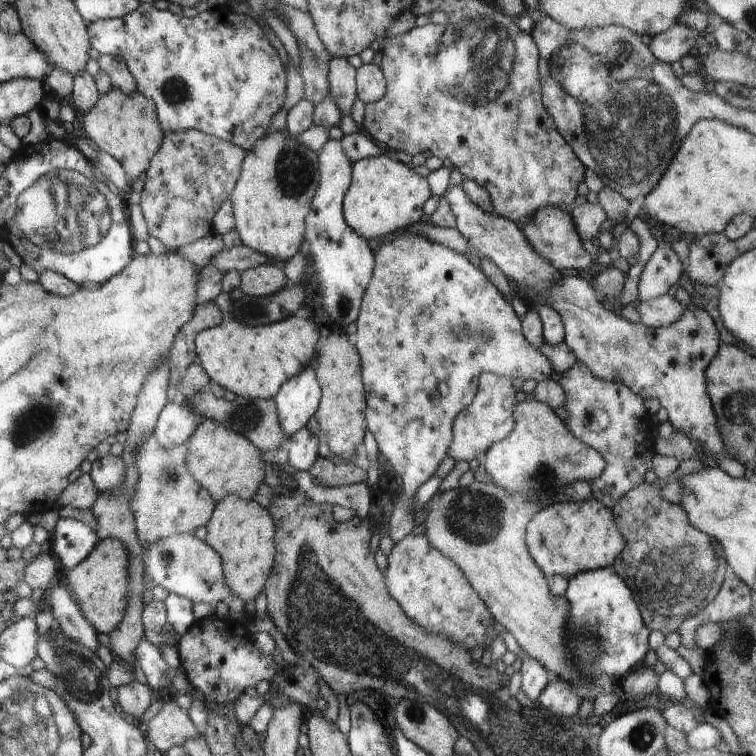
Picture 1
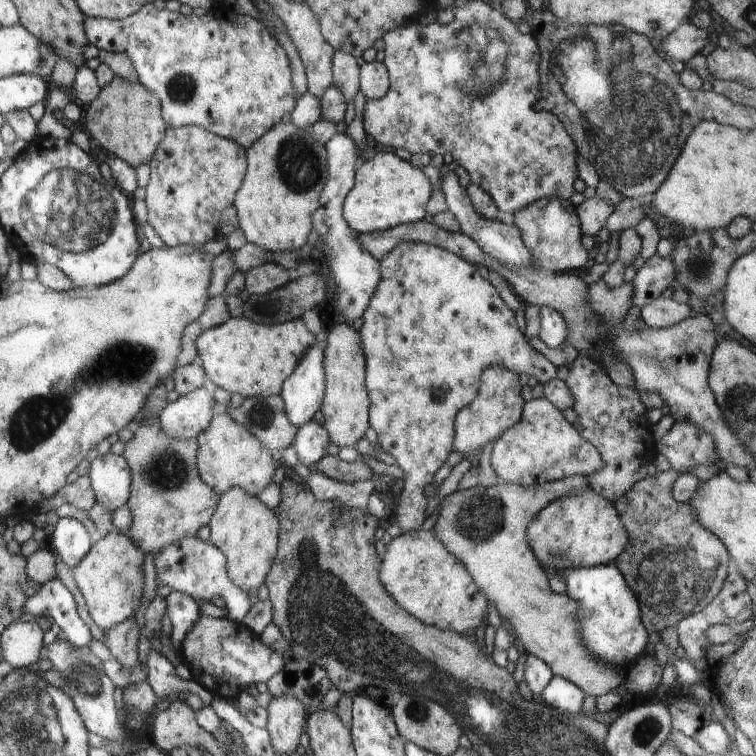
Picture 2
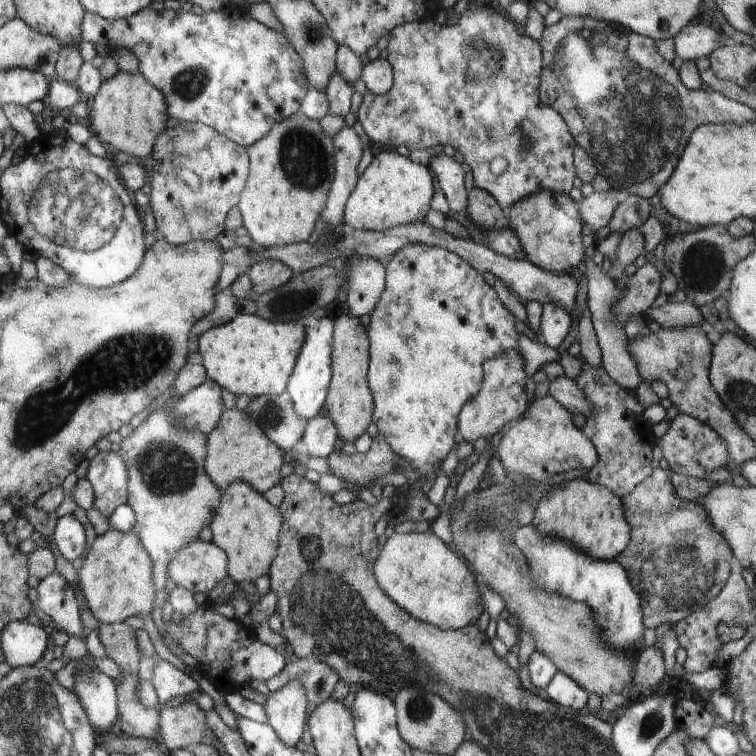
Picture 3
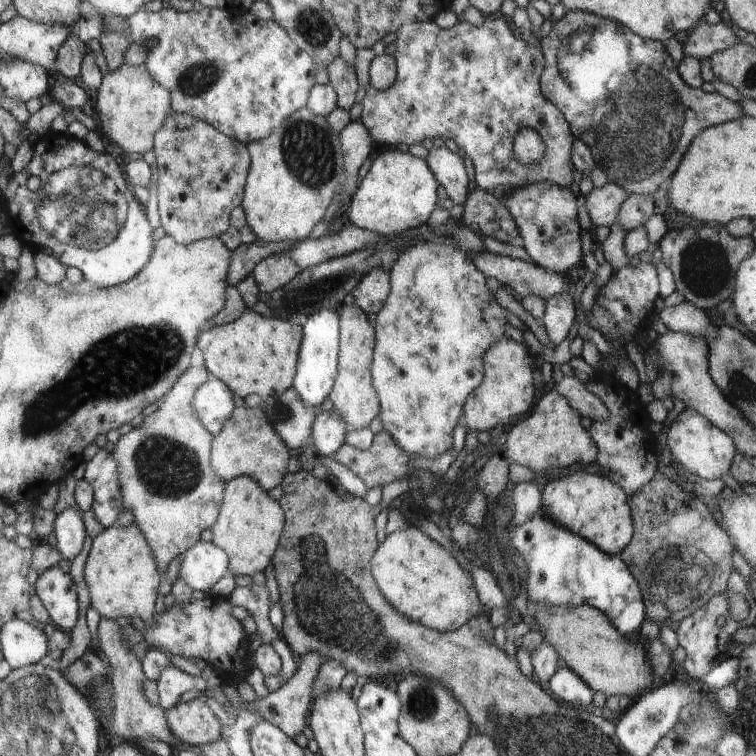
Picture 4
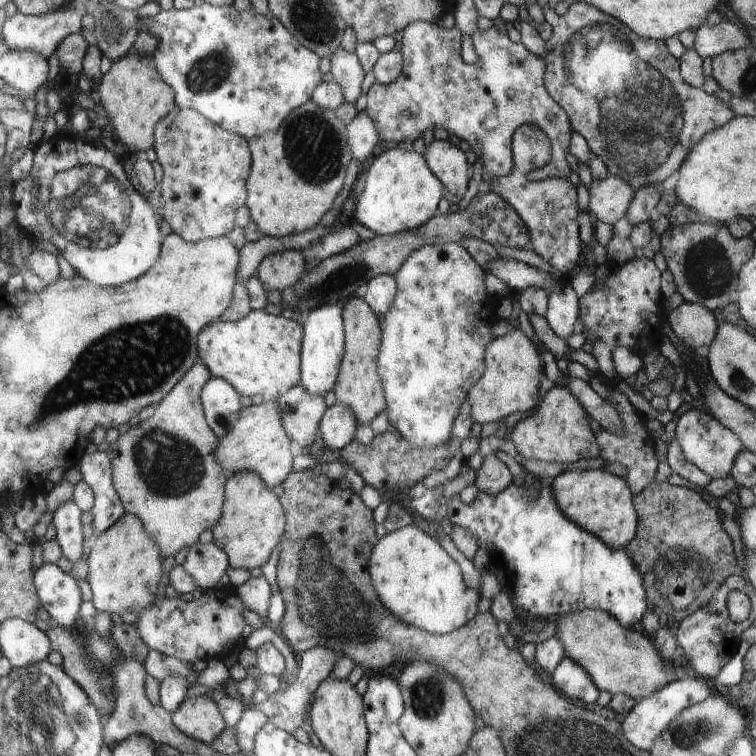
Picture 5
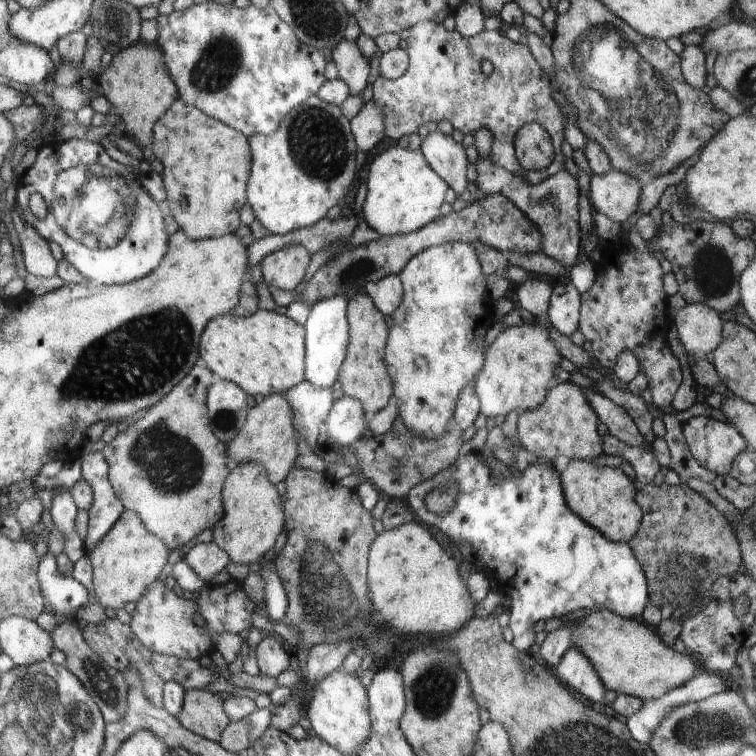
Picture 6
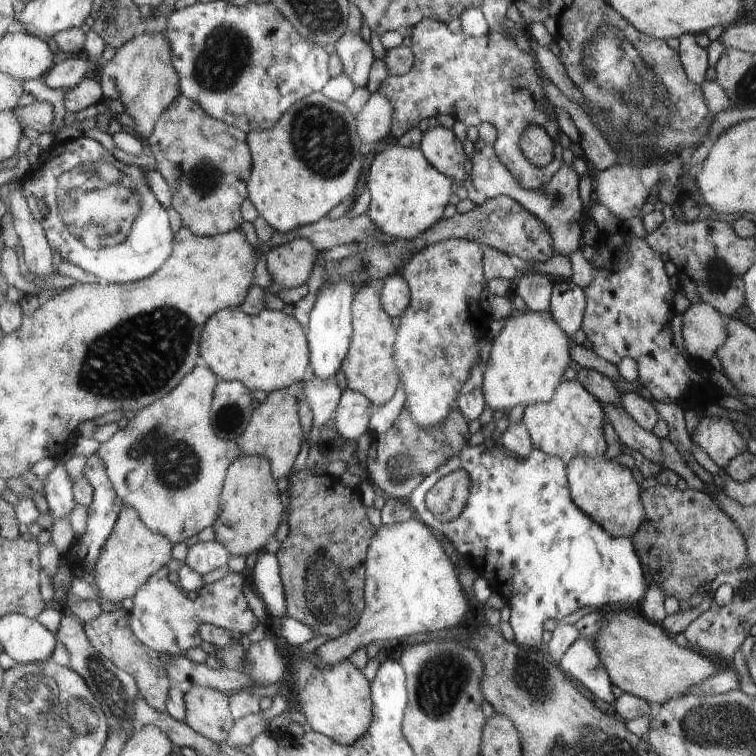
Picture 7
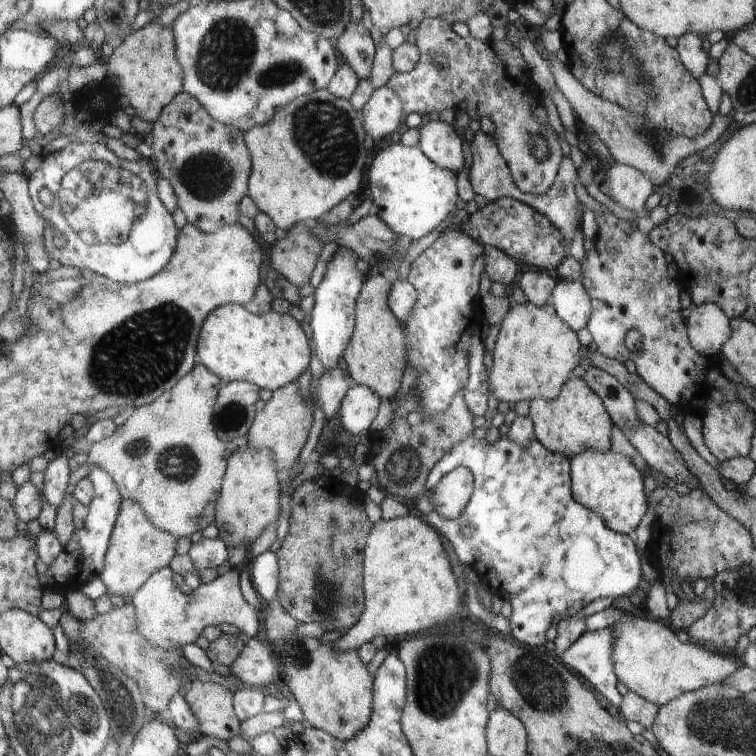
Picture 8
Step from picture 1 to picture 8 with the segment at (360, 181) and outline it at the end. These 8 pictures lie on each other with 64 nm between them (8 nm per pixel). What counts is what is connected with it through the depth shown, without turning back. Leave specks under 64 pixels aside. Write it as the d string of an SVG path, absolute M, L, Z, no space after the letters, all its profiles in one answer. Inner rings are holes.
M392 144L373 161L368 172L368 195L373 200L371 214L382 218L396 236L418 240L430 234L454 210L456 200L460 200L456 194L456 172L432 162L418 145Z

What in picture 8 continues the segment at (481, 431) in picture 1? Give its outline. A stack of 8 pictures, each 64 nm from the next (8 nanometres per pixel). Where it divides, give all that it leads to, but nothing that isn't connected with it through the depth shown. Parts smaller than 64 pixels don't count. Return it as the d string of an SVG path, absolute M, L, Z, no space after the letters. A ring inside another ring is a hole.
M532 302L515 303L508 310L501 326L497 330L497 339L493 346L493 361L490 368L488 382L490 389L499 402L506 402L513 407L517 402L524 400L534 400L534 398L544 398L544 400L554 400L561 393L562 386L565 385L568 374L572 368L580 362L580 340L574 330L558 316L557 311L551 303L544 306L534 306Z

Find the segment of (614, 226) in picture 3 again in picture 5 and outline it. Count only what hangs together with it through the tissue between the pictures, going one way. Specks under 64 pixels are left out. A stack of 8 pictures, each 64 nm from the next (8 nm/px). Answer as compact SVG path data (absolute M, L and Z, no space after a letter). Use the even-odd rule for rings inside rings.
M678 170L668 176L662 184L646 184L642 188L635 189L634 198L626 212L626 220L633 225L650 221L656 213L656 205L660 201L663 190L675 188L676 182L678 182Z

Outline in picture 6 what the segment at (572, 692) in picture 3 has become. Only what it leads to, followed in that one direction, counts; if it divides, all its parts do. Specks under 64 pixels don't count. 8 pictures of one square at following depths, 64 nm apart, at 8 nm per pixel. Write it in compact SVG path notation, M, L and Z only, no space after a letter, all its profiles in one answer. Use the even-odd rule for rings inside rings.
M572 645L555 666L558 680L590 702L604 702L608 688L602 684L596 668L578 646Z

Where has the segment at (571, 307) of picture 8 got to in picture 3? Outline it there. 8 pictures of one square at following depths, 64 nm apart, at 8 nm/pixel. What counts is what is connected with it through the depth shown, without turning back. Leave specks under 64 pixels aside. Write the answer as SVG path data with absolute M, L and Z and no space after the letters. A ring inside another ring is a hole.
M544 304L537 333L542 336L545 344L556 350L569 342L572 335L572 320L571 312L568 310L556 304Z

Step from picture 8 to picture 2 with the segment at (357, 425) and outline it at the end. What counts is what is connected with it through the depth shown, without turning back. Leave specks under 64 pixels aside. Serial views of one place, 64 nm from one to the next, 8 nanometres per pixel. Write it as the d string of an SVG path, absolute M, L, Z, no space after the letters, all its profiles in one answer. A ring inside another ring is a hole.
M315 419L314 422L306 422L298 427L298 434L294 438L293 446L300 463L308 467L328 454L329 443L328 430L324 428L321 419Z

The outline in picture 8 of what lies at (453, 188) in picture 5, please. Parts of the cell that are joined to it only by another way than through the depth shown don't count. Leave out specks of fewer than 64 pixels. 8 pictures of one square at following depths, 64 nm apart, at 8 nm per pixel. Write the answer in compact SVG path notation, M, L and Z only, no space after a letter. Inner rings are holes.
M430 120L419 127L420 150L442 168L460 172L464 169L465 155L468 148L462 144L453 125L440 120Z

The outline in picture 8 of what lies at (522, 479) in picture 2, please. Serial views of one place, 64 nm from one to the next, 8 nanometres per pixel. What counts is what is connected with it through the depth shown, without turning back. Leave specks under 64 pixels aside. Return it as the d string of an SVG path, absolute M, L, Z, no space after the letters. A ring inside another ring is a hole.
M575 377L565 382L561 388L561 393L554 400L544 400L544 398L534 398L530 402L528 415L534 423L534 434L546 450L566 454L568 458L584 452L584 450L594 450L594 452L609 452L611 446L611 435L613 419L606 410L605 404L588 383L582 378Z

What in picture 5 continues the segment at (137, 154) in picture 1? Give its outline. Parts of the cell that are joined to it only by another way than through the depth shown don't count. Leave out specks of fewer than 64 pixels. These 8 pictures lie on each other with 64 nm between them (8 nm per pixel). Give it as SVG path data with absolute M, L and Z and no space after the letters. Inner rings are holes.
M131 51L126 56L122 56L120 60L113 62L112 68L100 82L99 91L102 105L109 115L109 120L120 142L139 154L156 144L157 125L176 105L173 87L168 86L160 78L158 70L154 68L152 54L144 56L144 54Z

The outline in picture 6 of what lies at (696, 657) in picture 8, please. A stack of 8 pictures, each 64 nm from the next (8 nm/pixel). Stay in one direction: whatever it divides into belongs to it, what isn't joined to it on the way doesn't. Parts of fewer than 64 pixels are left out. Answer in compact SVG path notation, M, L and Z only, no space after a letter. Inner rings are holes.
M600 609L583 611L584 618L572 628L574 645L592 662L602 684L618 694L628 694L642 701L658 700L666 692L690 682L704 668L689 653L675 652L662 642L656 628L643 620L626 620L613 611Z

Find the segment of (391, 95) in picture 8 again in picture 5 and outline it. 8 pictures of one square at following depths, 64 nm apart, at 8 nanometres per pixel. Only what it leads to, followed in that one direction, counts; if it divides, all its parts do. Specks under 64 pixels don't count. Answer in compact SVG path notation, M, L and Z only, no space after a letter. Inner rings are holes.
M362 110L352 122L346 125L346 134L349 135L349 141L346 144L350 146L352 158L364 165L364 161L380 140L376 122L372 122L372 118L366 114L366 110Z

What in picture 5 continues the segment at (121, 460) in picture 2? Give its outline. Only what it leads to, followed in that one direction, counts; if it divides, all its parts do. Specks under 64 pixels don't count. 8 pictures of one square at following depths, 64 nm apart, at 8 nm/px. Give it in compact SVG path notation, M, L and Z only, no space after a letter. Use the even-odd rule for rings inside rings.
M96 451L83 459L83 479L95 492L94 539L106 534L120 517L125 515L125 506L114 490L114 463L108 451Z

